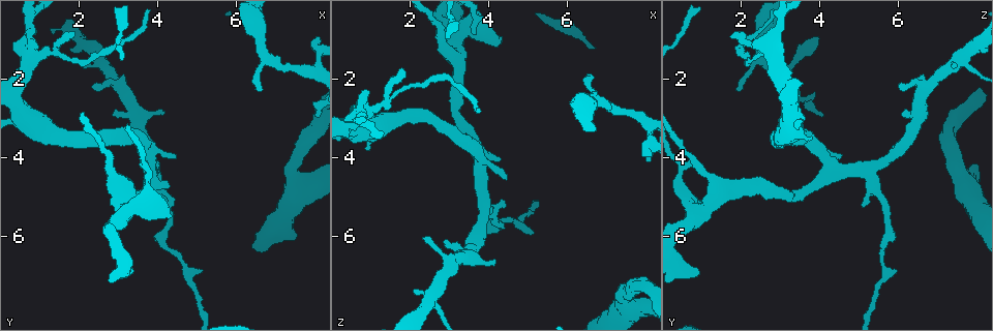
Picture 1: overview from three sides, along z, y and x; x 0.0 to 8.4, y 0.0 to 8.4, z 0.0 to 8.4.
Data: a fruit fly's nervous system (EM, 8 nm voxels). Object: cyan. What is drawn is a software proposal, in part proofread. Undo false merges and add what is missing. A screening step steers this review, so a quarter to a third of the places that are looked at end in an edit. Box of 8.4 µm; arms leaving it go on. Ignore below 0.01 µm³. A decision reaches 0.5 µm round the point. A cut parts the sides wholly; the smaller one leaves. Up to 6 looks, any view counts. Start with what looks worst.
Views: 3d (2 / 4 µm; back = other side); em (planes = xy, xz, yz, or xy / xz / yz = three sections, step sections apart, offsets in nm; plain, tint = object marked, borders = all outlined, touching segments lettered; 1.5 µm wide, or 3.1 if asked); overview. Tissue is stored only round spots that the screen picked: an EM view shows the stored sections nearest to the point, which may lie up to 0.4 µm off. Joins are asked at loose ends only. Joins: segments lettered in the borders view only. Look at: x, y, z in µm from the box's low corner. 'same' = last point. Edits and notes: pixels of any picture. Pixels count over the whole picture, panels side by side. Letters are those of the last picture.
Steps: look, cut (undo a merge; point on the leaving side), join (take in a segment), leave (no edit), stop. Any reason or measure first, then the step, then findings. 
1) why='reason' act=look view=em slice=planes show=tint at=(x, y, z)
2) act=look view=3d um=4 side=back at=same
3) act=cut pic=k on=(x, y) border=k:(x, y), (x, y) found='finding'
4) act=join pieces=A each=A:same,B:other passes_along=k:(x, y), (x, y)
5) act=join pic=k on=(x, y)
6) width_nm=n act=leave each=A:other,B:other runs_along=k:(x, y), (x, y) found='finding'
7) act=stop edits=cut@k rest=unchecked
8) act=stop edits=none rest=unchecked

why='branch stops here' act=look view=3d um=4 at=(4.45, 3.95, 4.50)

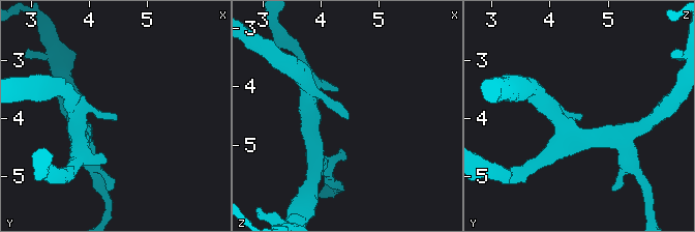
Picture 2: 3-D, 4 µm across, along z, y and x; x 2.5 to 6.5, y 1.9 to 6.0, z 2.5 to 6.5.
act=look view=em slice=xy step=4 show=plain at=(4.50, 3.95, 4.55)

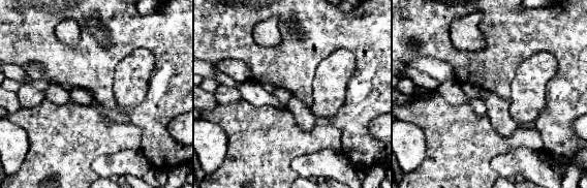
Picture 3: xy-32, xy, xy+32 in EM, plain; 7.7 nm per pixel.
act=look view=em slice=xy step=4 show=borders at=same

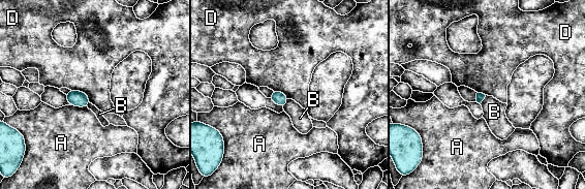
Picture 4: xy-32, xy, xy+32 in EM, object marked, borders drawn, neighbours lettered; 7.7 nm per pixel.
act=leave each=A:other,B:other,D:other border=4:(486, 95), (480, 103) found='no lettered segment goes on from it'

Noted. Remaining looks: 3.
why='narrows sharply' act=look view=em slice=planes show=tint at=(3.05, 0.75, 0.55)

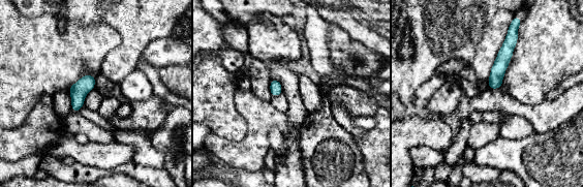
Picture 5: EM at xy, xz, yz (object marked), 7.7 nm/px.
why='what lies round it' act=look view=em slice=planes show=borders at=same

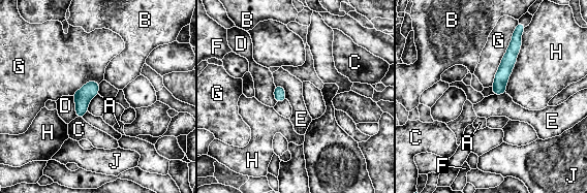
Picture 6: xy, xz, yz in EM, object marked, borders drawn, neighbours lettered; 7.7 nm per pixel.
width_nm=70 act=leave each=A:other,B:other,C:other,D:other,E:other,F:other,G:other,H:other,J:other found='continuous, no second neuron'

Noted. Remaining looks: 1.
act=stop edits=none rest=unchecked

